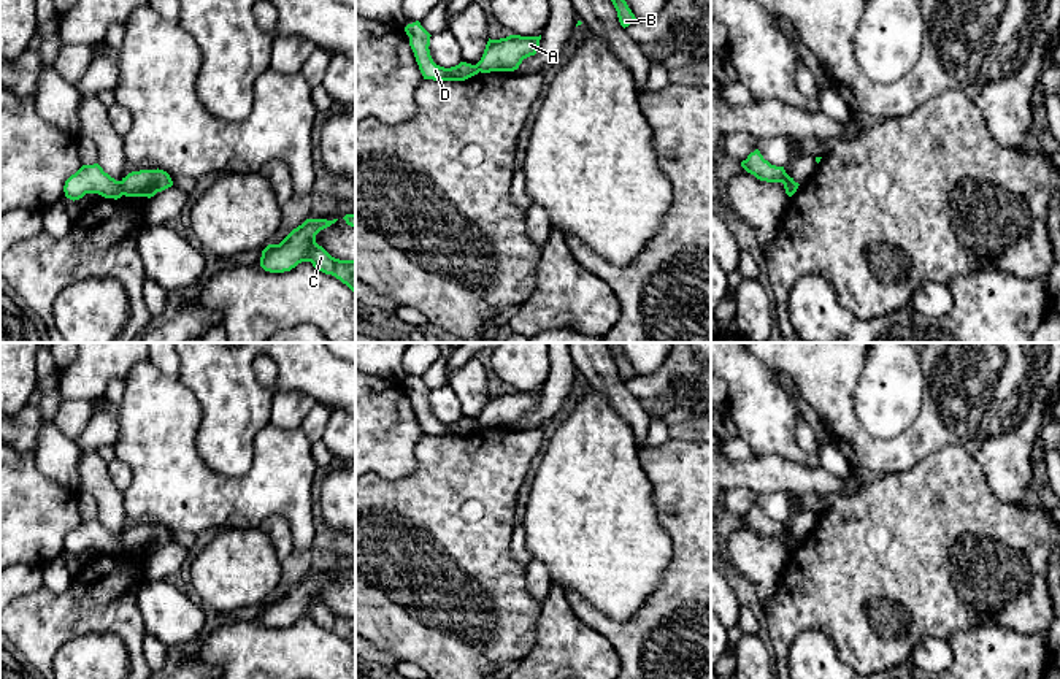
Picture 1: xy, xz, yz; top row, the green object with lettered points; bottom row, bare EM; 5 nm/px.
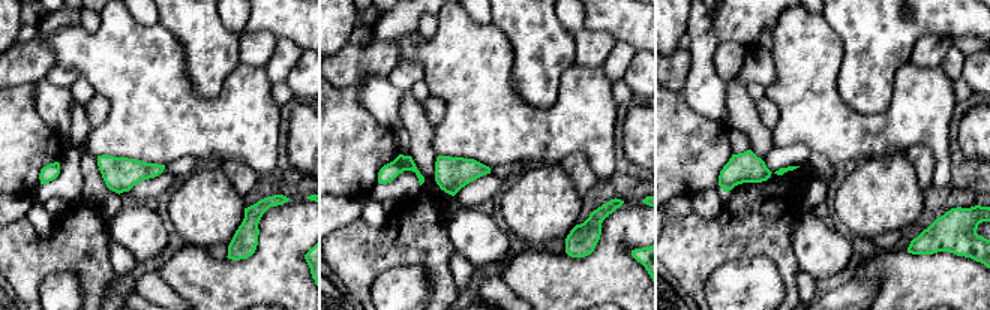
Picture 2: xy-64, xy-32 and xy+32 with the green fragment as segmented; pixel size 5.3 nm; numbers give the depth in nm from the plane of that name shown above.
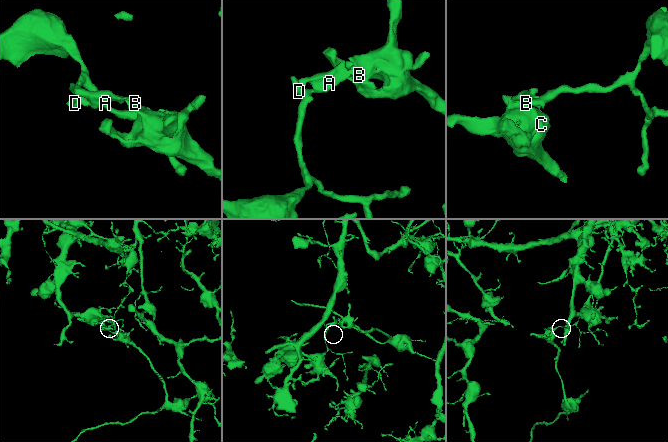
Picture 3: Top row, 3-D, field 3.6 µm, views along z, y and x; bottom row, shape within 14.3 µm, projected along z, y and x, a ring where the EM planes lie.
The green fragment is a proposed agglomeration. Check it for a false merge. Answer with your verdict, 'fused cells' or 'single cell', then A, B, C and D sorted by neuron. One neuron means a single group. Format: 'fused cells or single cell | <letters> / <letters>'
fused cells | A B C / D

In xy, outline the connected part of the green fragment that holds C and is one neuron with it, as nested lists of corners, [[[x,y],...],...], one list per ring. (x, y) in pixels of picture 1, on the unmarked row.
[[[306,574],[279,600],[268,600],[262,606],[260,622],[270,628],[284,628],[301,617],[311,617],[316,625],[335,631],[355,649],[355,614],[335,614],[316,598],[316,590],[336,576]]]

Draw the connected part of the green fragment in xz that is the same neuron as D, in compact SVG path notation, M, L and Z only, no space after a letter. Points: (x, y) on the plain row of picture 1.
M419 376L408 379L405 382L406 390L409 392L409 401L414 408L416 417L424 435L433 436L465 436L479 428L476 420L460 417L455 422L444 424L433 417L430 411L430 389L421 381Z

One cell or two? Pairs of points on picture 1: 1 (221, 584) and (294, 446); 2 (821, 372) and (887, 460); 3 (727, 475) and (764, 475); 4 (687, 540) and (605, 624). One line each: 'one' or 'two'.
1: two
2: one
3: one
4: one

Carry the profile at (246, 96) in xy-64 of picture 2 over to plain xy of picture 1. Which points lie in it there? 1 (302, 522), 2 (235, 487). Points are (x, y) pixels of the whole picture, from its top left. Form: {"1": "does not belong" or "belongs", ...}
{"1": "belongs", "2": "belongs"}

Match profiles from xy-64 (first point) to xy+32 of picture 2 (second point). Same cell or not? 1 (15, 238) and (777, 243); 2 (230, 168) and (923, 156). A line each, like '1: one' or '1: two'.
1: one
2: one

